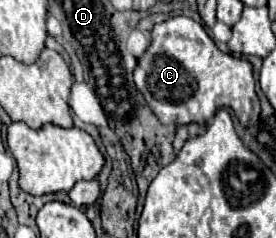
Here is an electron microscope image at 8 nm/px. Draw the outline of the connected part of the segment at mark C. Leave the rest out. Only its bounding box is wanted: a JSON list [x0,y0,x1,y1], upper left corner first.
[135,16,259,126]

